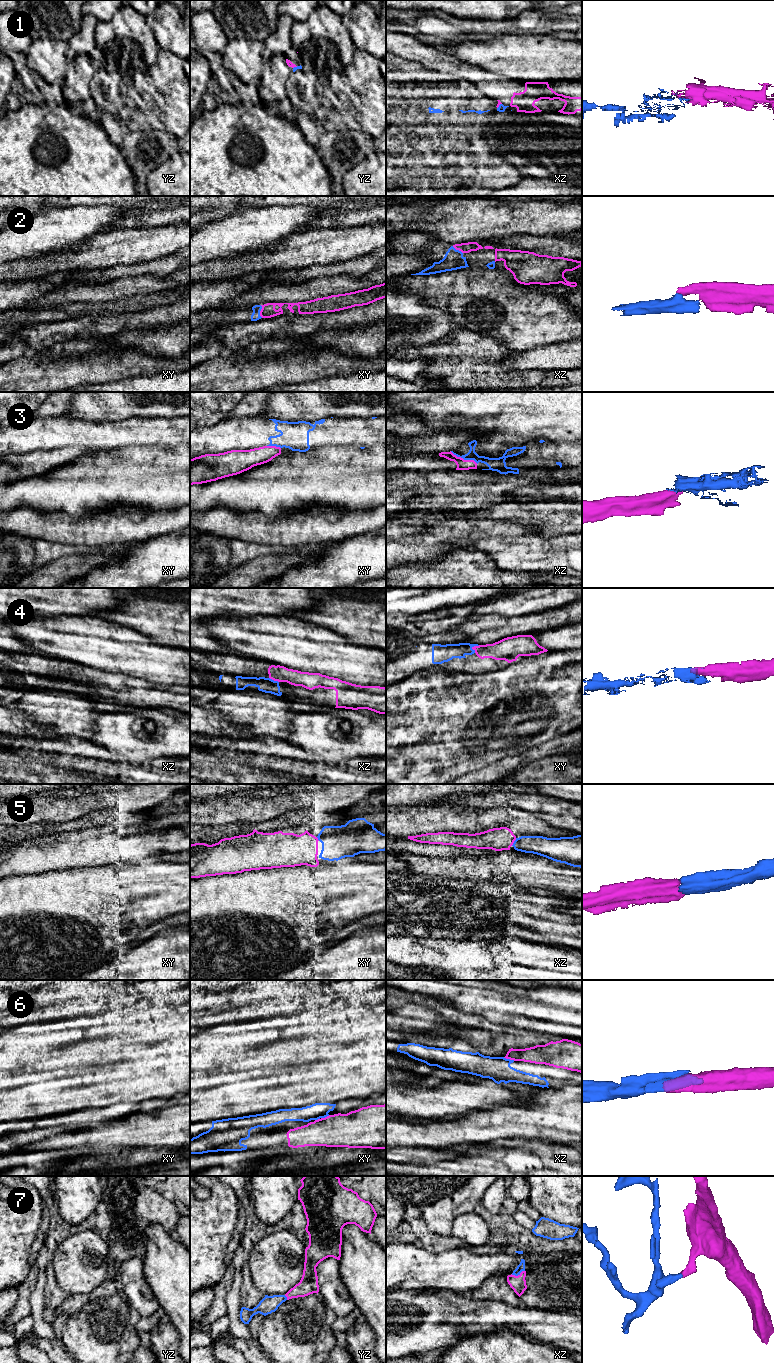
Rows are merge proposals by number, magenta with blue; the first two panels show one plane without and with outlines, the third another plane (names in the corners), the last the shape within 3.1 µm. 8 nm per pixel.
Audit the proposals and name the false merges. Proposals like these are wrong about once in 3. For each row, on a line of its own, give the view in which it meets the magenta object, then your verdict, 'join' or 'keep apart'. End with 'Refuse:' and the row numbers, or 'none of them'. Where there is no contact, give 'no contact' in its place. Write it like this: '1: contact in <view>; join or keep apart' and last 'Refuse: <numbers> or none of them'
1: contact in xz; keep apart
2: contact in xy; join
3: contact in xz; keep apart
4: contact in xy; join
5: contact in xz; join
6: contact in xz; join
7: contact in xz; join
Refuse: 1, 3

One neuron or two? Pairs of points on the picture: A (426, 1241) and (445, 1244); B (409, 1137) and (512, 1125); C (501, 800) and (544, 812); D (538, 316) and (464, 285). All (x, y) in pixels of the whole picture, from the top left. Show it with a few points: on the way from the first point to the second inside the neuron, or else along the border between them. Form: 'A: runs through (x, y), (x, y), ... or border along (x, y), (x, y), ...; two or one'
A: runs through (431, 1242), (440, 1243); one
B: runs through (435, 1134), (448, 1134), (486, 1125); one
C: runs through (512, 800), (533, 802); one
D: runs through (520, 316), (515, 316), (496, 298), (482, 295); one

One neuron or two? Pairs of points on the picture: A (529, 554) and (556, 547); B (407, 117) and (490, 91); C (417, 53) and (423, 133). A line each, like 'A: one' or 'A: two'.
A: one
B: one
C: two

